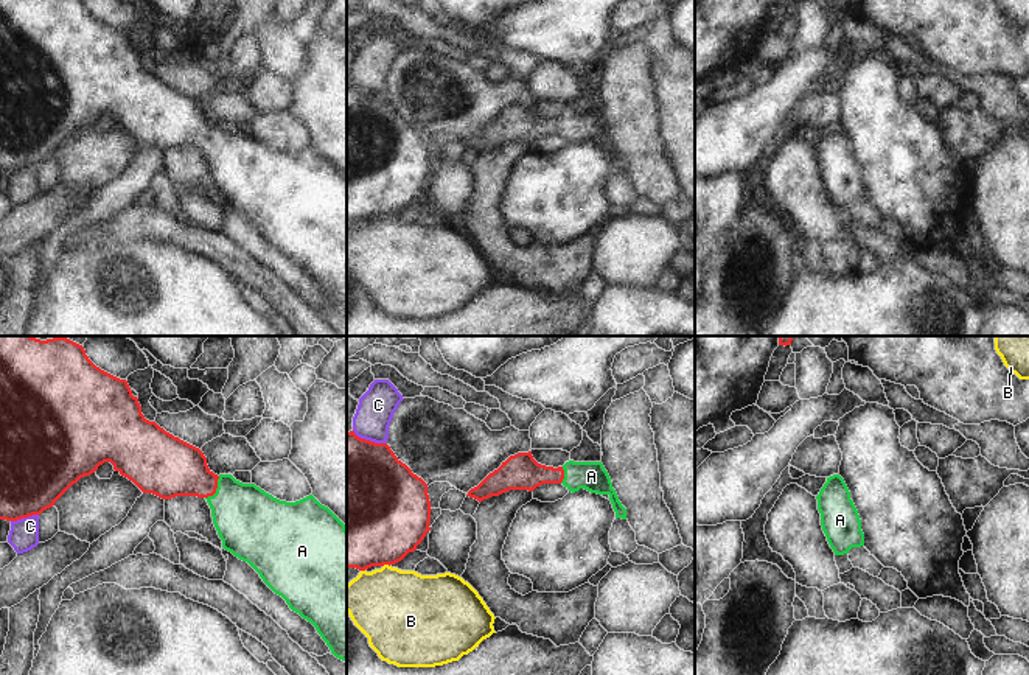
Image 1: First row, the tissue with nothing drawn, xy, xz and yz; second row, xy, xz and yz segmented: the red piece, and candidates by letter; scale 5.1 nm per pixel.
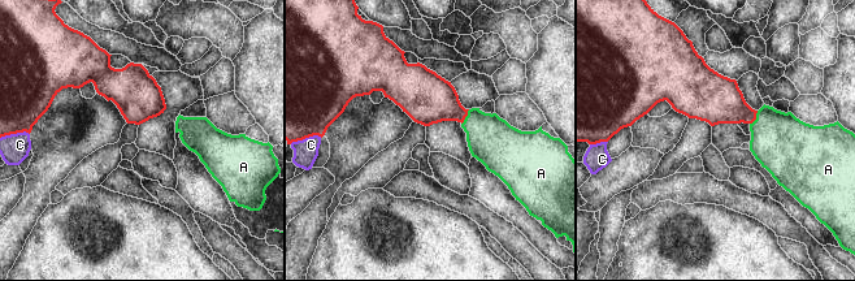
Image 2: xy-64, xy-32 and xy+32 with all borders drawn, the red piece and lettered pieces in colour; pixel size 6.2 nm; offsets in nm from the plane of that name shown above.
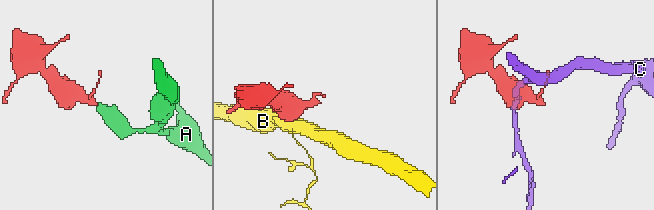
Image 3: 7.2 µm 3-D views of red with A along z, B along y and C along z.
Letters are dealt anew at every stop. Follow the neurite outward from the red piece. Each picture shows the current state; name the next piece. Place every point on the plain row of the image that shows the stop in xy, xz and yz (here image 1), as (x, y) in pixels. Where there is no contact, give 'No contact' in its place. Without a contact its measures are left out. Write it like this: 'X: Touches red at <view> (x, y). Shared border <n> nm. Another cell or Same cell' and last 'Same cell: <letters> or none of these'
A: Touches red at xy (216, 139). Shared border 140 nm. Same cell
B: Touches red at xz (386, 215). Shared border 40 nm. Another cell
C: Touches red at xy (24, 168). Shared border 150 nm. Another cell
Same cell: A

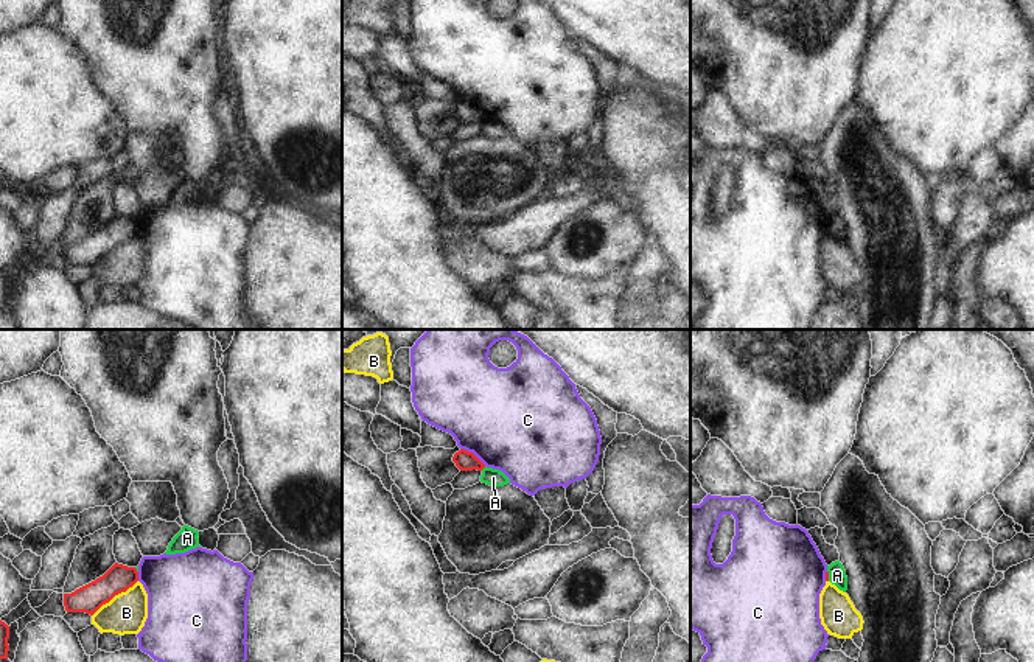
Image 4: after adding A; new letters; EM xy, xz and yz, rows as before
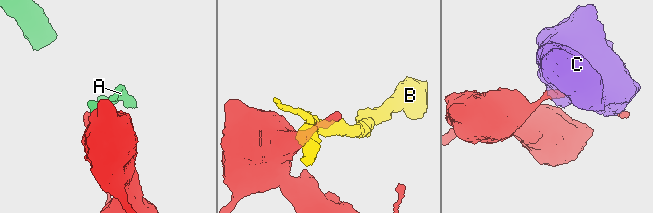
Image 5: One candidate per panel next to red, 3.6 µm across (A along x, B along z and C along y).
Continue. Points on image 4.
A: Touches red at xz (482, 120). Shared border 40 nm. Another cell
B: Touches red at xy (114, 247). Shared border 300 nm. Another cell
C: Touches red at xz (471, 104). Shared border 160 nm. Another cell
Same cell: none of these

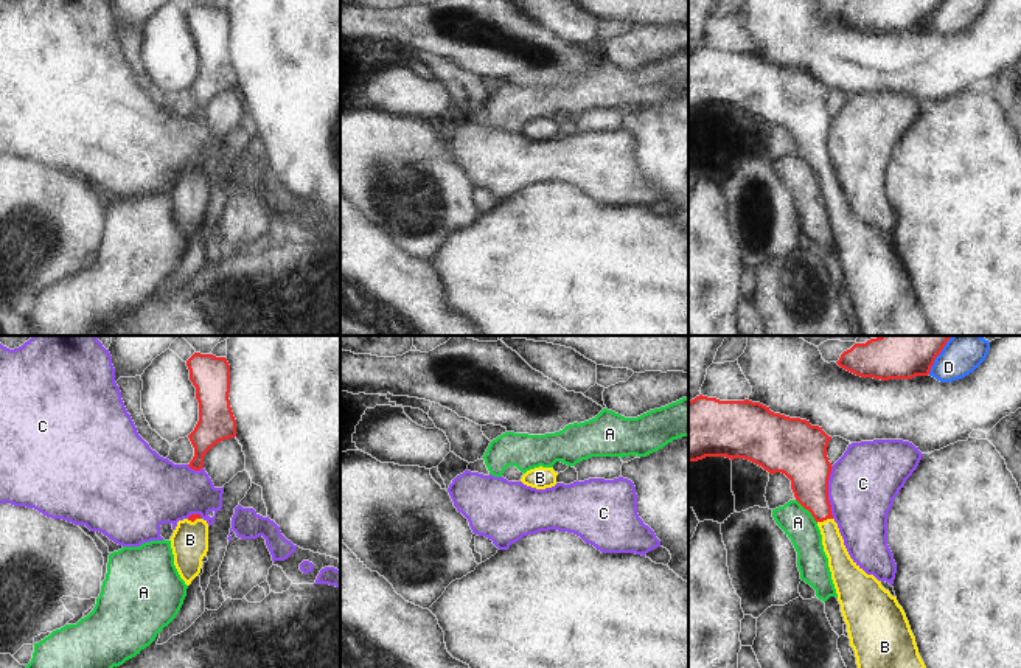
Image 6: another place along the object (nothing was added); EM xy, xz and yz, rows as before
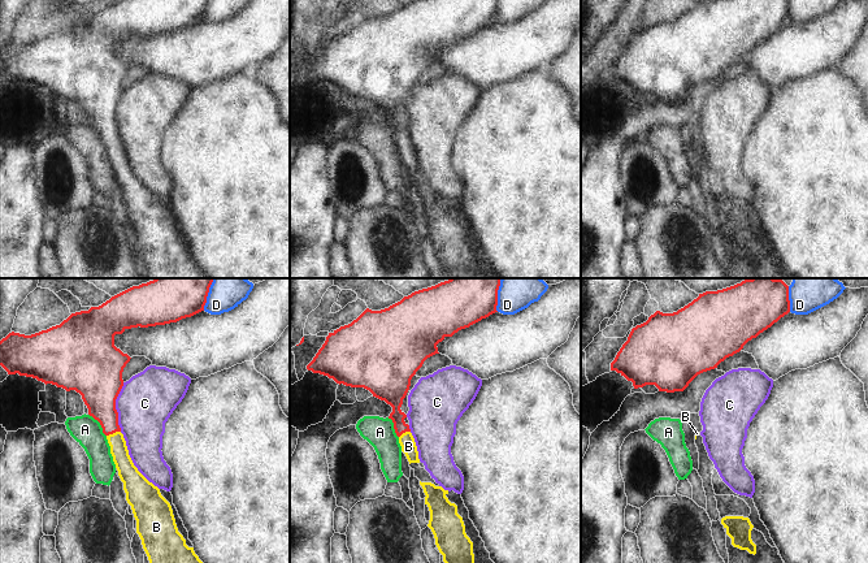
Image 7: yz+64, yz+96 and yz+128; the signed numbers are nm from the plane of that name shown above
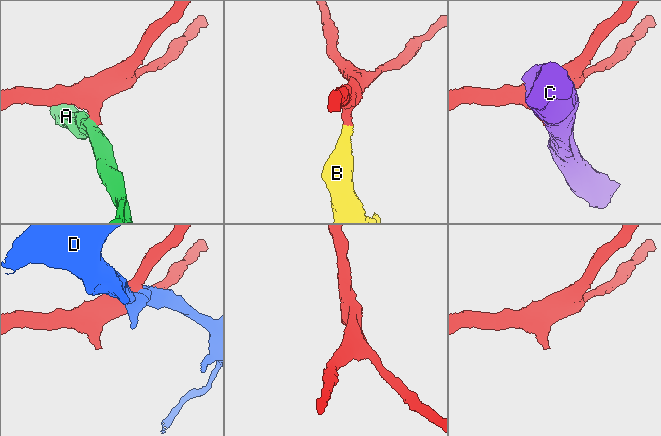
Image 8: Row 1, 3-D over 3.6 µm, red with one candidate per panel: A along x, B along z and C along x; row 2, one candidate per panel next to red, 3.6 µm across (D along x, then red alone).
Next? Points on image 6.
A: Touches red at yz (808, 162). Shared border 170 nm. Another cell
B: Touches red at yz (824, 171). Shared border 80 nm. Same cell
C: Touches red at yz (827, 145). Shared border 280 nm. Another cell
D: Touches red at yz (934, 11). Shared border 160 nm. Another cell
Same cell: B

